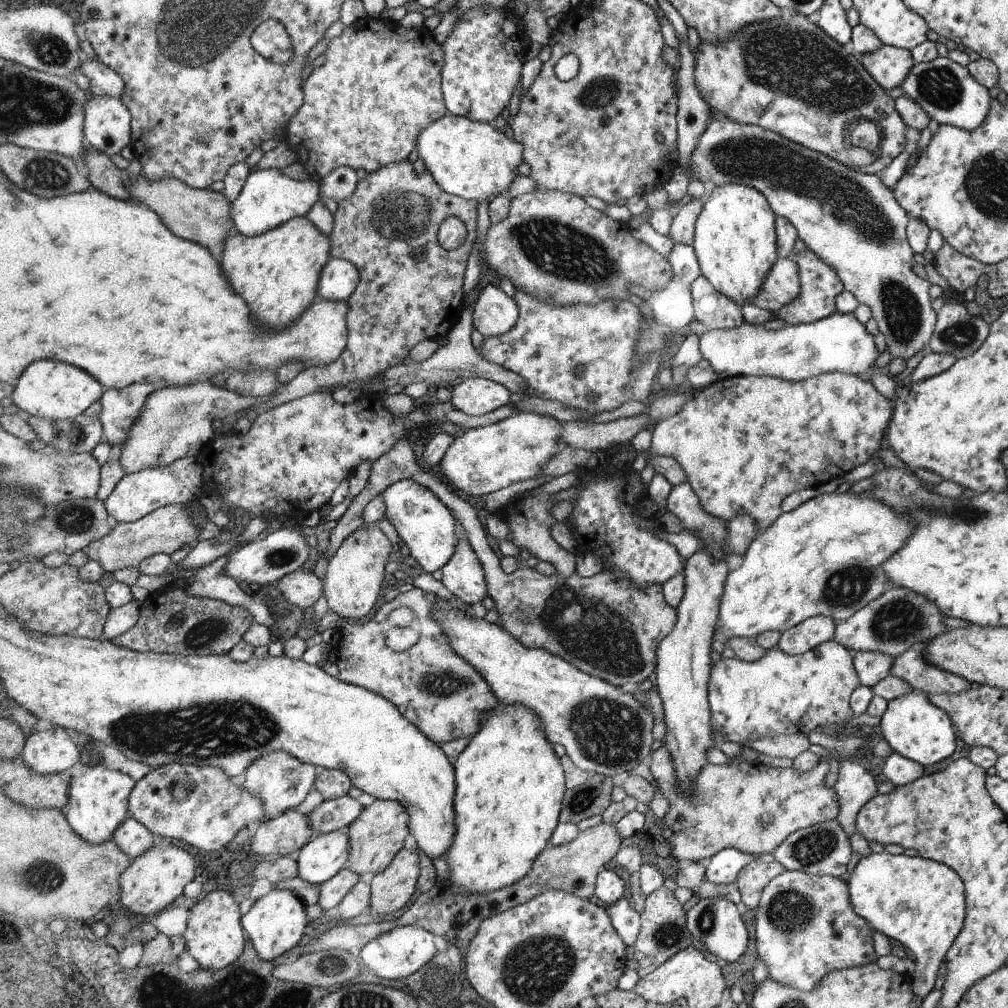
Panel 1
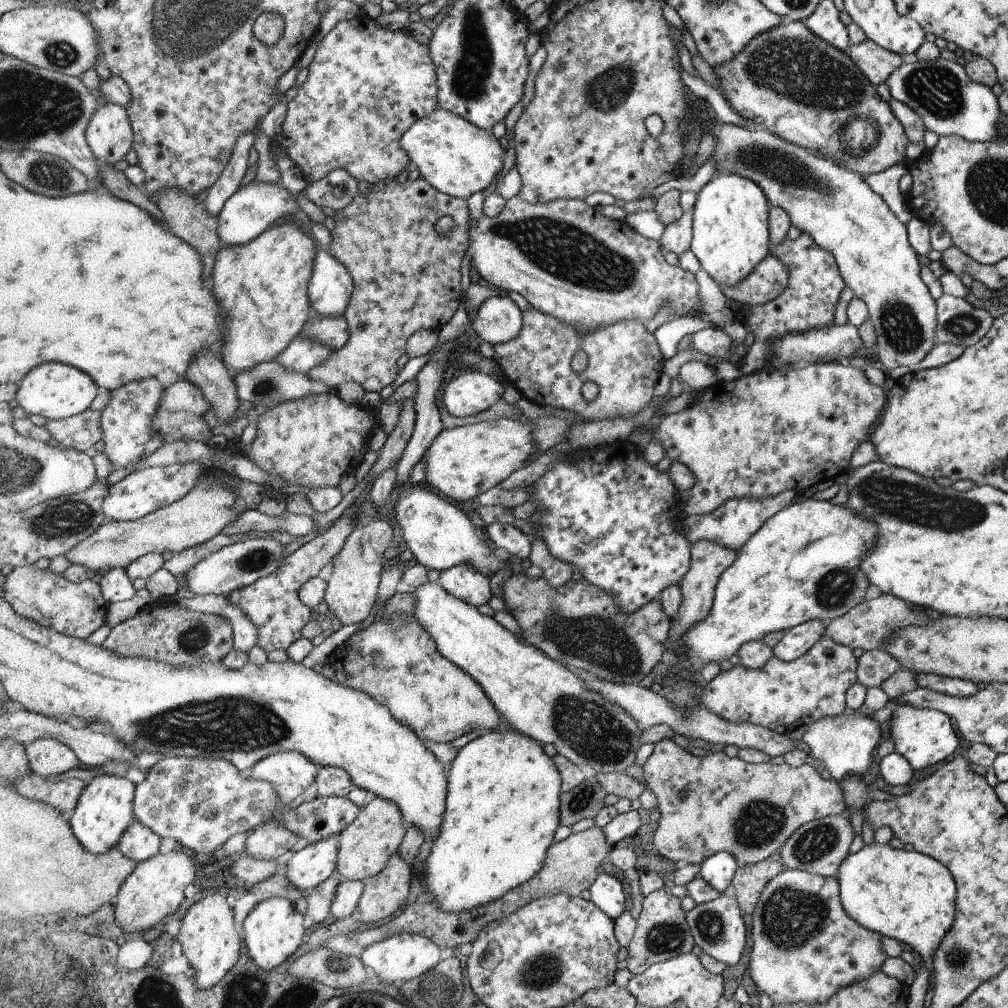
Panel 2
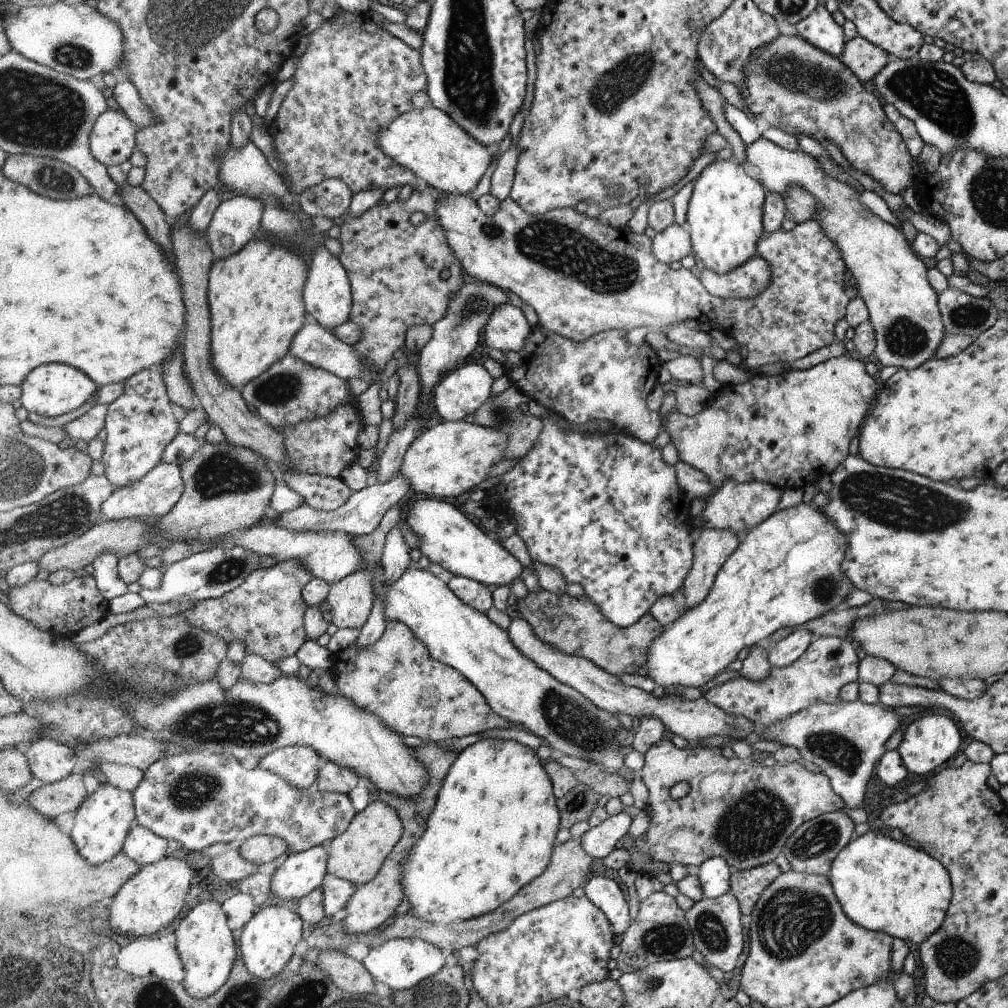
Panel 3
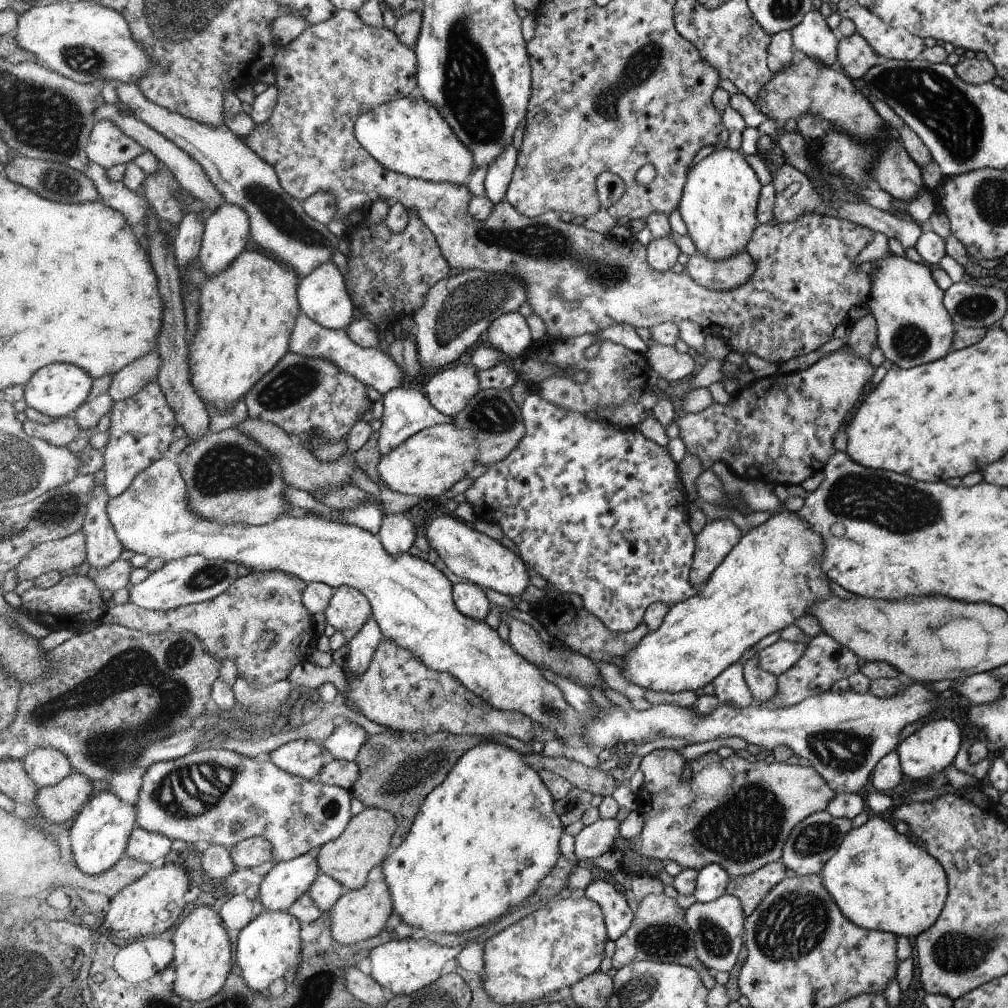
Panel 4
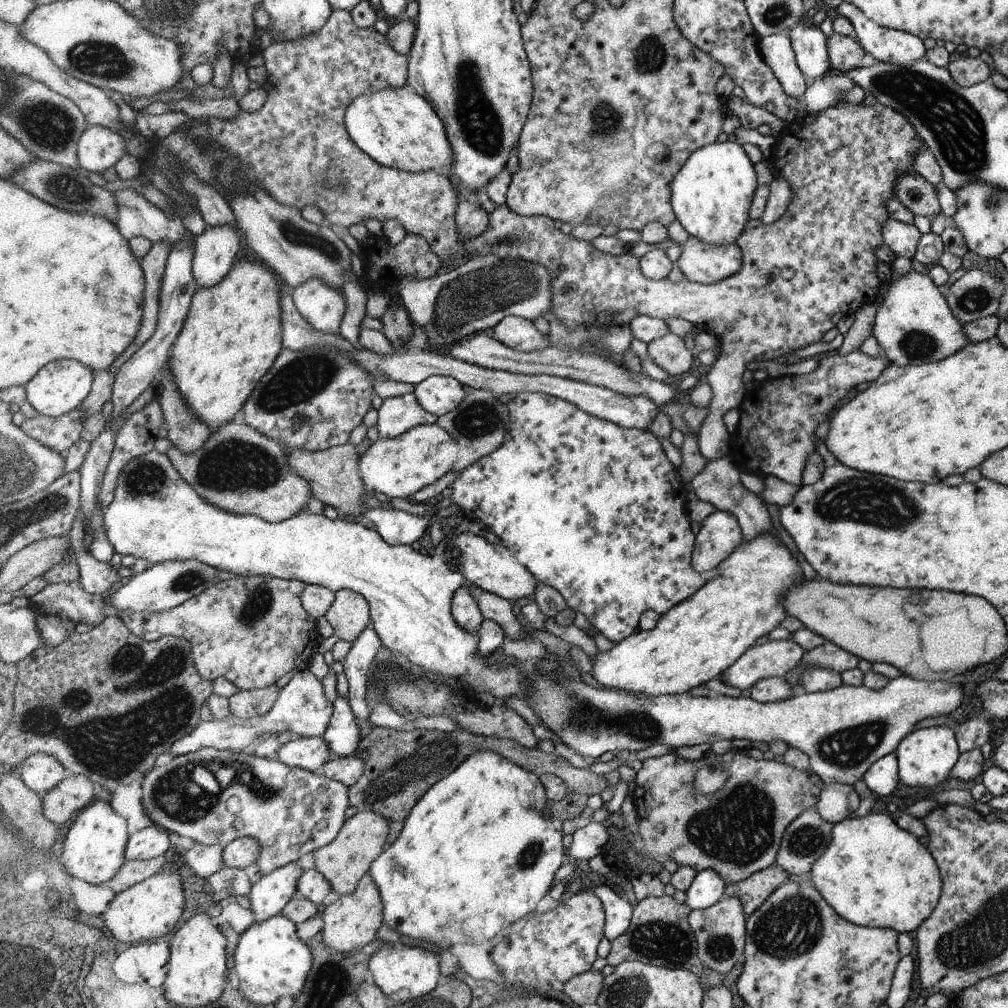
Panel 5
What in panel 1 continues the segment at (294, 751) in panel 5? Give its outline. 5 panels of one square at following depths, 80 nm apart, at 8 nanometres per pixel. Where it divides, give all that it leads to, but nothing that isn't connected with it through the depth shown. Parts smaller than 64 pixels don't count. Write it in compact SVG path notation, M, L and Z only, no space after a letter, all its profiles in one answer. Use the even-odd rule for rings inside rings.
M274 751L252 762L244 771L241 788L254 797L261 797L261 804L265 806L264 816L269 817L298 806L308 796L312 786L315 786L314 780L316 780L315 766L298 760L298 757L286 751Z

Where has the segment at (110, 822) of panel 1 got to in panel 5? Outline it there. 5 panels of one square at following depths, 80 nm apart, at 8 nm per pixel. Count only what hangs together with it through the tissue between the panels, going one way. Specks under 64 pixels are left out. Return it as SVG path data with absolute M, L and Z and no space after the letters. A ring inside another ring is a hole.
M95 800L77 816L65 840L62 865L68 874L93 885L108 883L127 861L127 848L131 839L129 820L120 814L108 800Z

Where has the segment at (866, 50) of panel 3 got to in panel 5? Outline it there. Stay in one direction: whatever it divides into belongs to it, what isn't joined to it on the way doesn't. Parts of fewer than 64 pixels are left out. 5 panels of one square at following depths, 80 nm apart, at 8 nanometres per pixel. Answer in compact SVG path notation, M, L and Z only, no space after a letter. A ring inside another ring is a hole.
M834 33L828 37L827 49L829 52L832 72L846 74L860 68L865 49L852 37L837 35Z

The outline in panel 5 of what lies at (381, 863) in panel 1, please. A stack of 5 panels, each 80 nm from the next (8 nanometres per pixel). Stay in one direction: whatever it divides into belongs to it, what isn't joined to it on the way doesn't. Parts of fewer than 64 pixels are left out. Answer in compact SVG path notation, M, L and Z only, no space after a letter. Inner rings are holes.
M358 811L345 820L344 827L332 843L313 852L316 870L330 883L334 892L342 896L357 890L361 878L368 874L373 866L373 860L376 860L386 848L389 825L389 820L379 812Z

